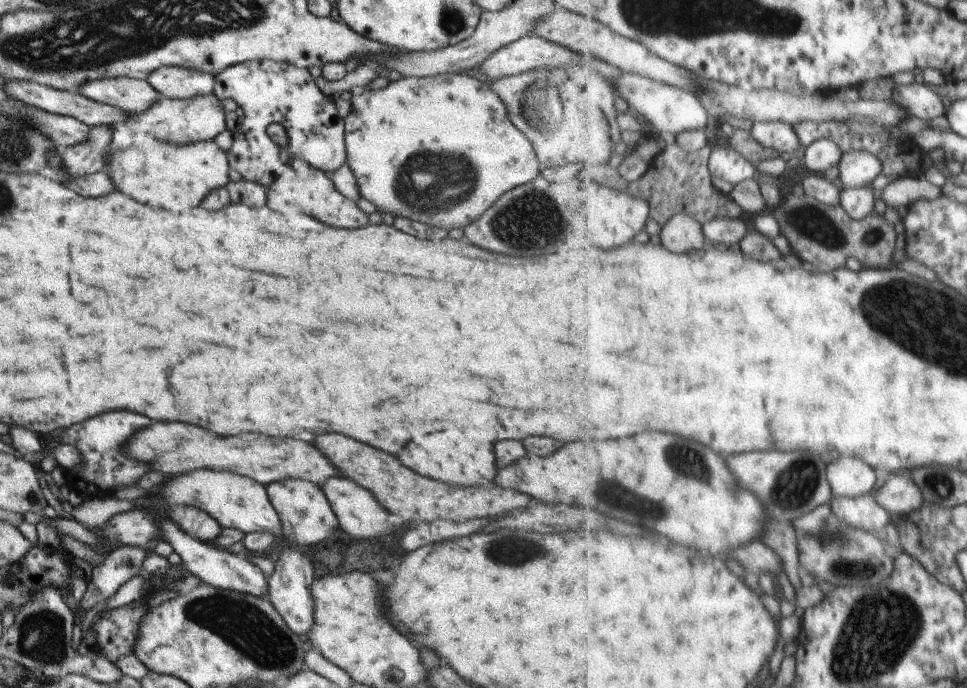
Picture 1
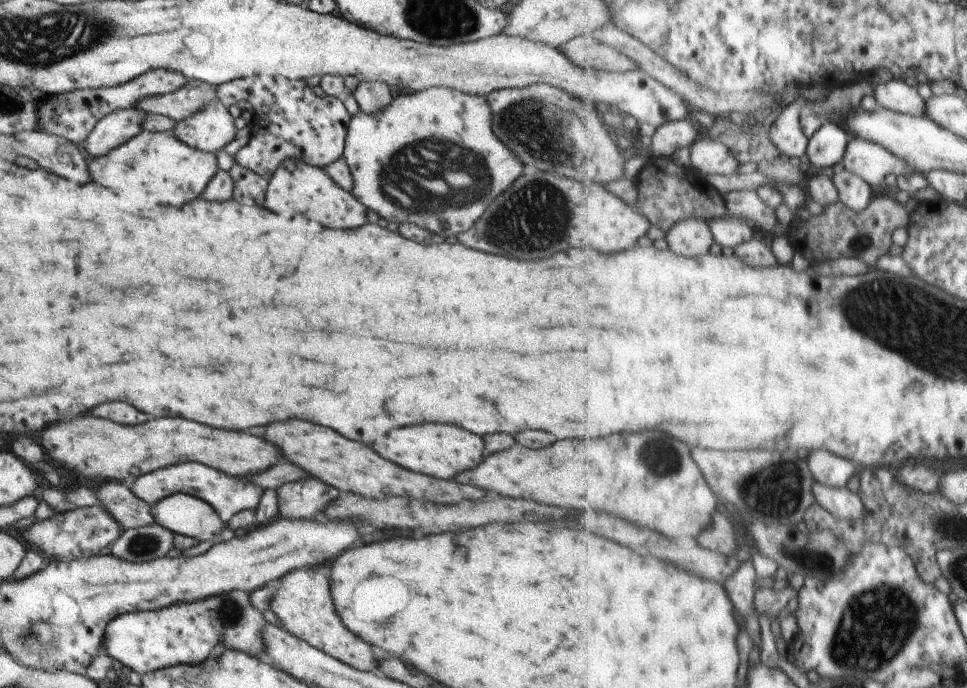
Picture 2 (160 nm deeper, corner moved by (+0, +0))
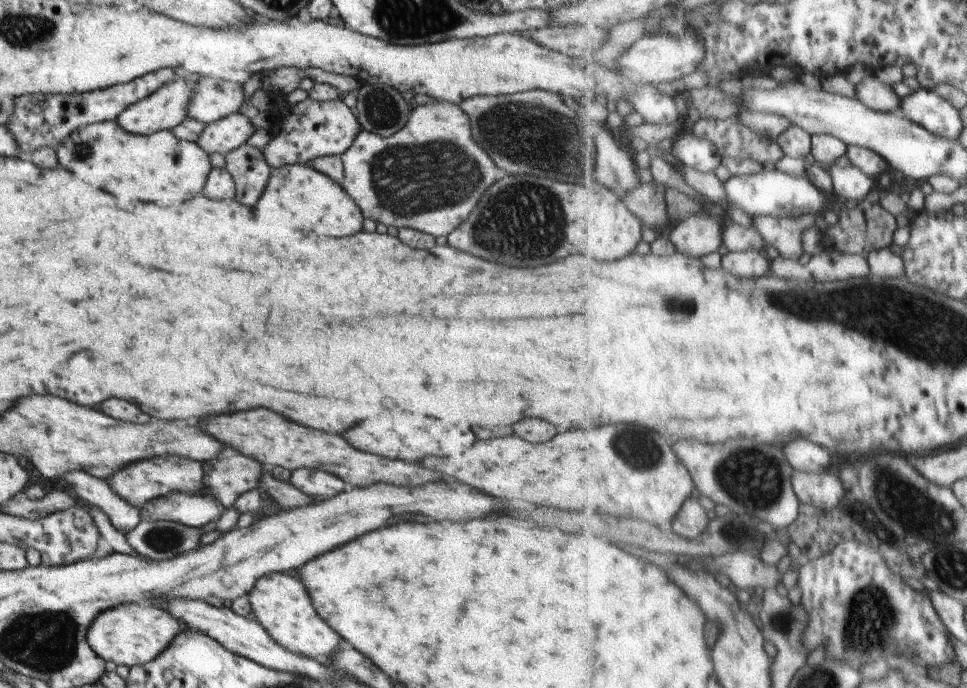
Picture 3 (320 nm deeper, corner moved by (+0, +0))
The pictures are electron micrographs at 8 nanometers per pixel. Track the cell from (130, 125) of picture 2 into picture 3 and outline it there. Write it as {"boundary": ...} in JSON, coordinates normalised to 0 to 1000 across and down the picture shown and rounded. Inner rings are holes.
{"boundary":[[[179,109],[177,116],[162,126],[154,140],[129,156],[120,169],[119,177],[137,196],[155,196],[162,190],[175,190],[194,172],[196,141],[204,119],[208,118],[208,110],[190,112]]]}

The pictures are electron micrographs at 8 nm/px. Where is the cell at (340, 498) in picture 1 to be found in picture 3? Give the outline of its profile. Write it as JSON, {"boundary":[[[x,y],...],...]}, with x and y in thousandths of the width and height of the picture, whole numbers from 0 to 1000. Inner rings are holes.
{"boundary":[[[233,651],[216,672],[210,672],[208,680],[214,718],[224,724],[233,738],[239,735],[241,727],[255,709],[262,709],[268,698],[268,689],[274,685],[270,683],[265,669],[247,663],[239,651]]]}

